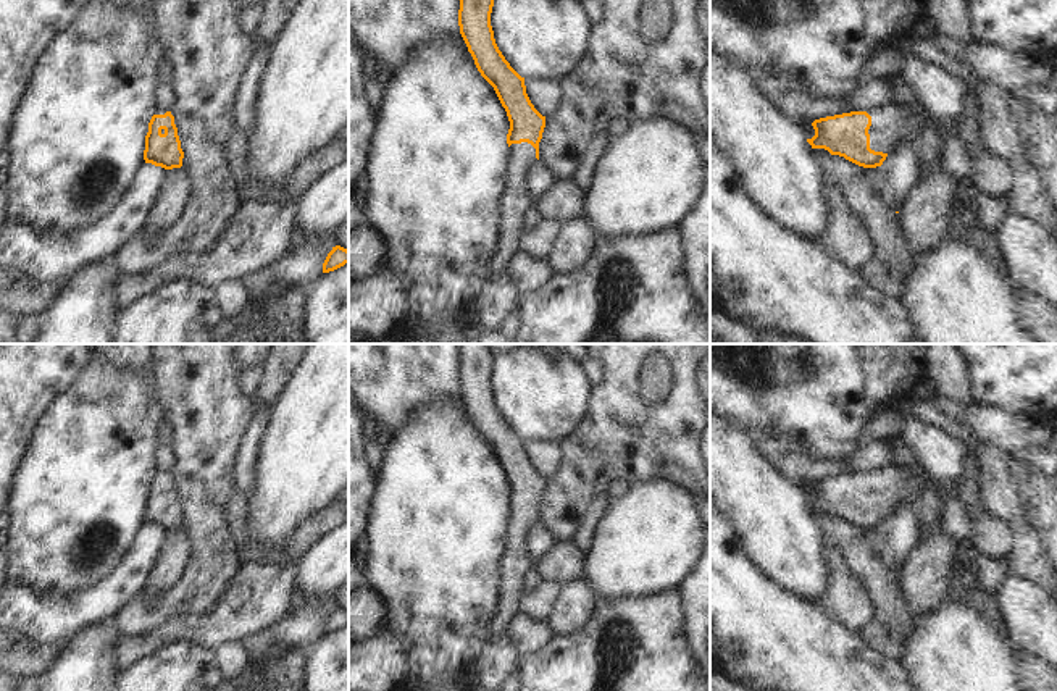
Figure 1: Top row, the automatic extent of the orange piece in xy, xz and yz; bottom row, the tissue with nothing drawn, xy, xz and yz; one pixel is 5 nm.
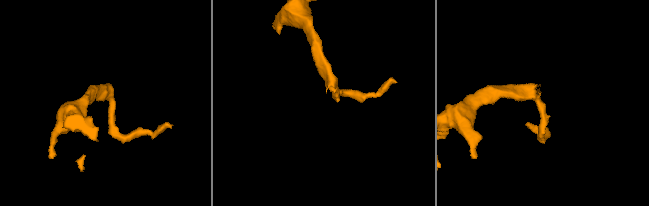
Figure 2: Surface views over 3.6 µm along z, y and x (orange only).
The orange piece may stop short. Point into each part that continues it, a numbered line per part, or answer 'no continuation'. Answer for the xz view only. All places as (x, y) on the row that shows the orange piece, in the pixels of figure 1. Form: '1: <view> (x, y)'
1: xz (515, 201)

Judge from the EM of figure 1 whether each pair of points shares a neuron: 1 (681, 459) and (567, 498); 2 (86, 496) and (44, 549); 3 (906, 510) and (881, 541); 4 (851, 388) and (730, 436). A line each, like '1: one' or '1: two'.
1: one
2: one
3: one
4: two

